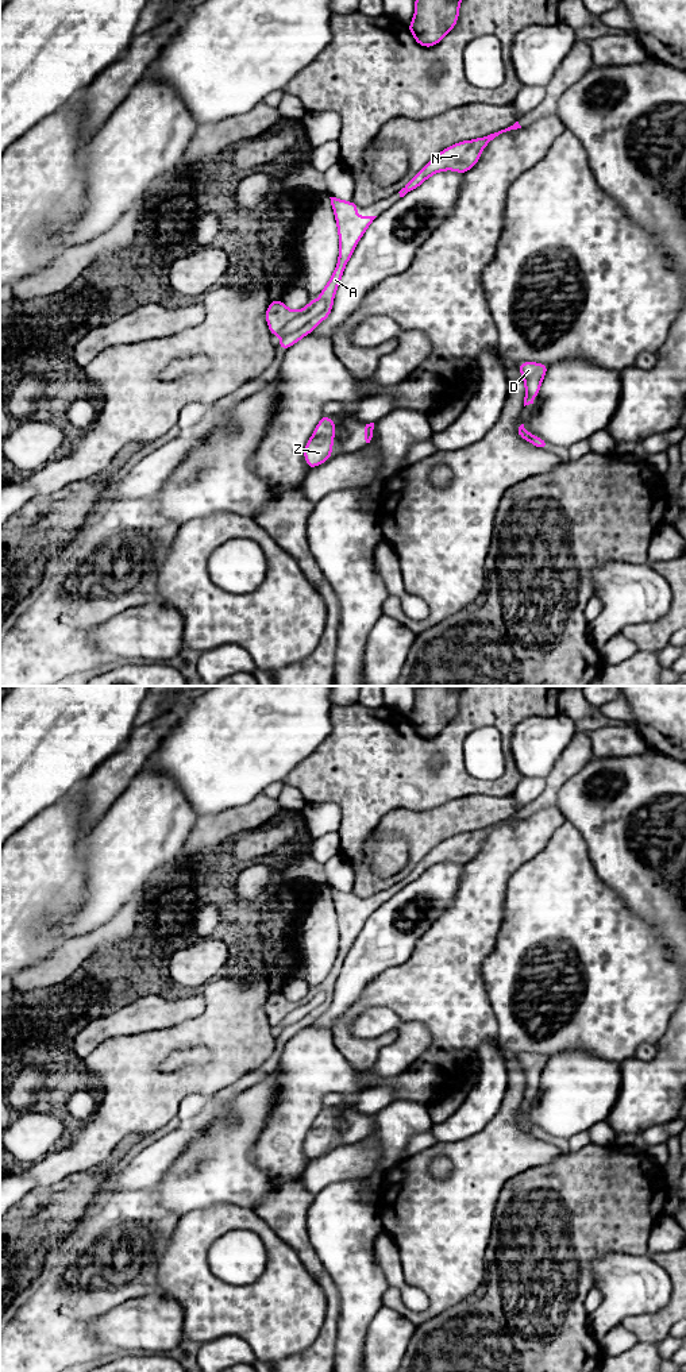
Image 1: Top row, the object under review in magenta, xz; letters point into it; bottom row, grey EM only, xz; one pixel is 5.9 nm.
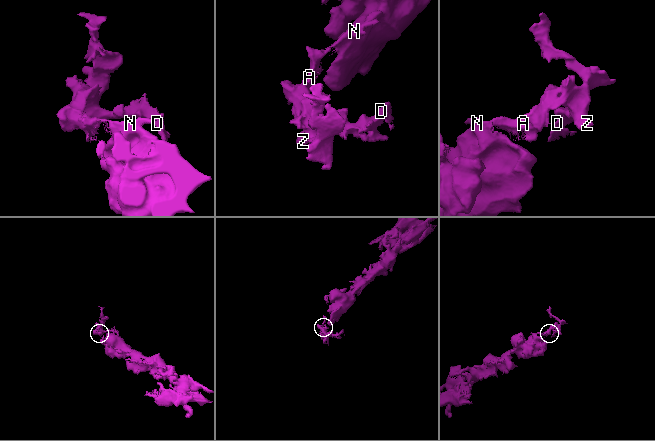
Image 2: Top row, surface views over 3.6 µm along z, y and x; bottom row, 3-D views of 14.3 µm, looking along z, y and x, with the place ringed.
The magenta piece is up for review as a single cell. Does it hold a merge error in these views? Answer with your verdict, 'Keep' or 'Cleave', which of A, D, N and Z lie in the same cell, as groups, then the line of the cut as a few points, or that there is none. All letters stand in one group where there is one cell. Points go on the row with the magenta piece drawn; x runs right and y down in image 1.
Keep. Groups: A D N Z. No split

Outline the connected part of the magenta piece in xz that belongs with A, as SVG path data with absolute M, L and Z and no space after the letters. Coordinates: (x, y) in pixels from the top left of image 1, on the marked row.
M336 197L329 199L339 234L338 263L328 284L319 294L319 298L311 300L302 309L292 311L278 298L270 301L265 317L270 334L281 336L278 344L281 350L292 347L300 339L309 335L317 324L329 316L334 305L334 297L342 281L346 265L354 254L359 239L377 217L357 216L355 212L359 205L355 203L348 203Z

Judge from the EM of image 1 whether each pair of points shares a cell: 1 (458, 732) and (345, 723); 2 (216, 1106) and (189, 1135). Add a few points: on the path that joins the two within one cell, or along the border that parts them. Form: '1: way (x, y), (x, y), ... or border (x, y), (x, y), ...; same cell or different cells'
1: way (430, 748), (373, 748); same cell
2: way (211, 1113), (196, 1128); same cell

